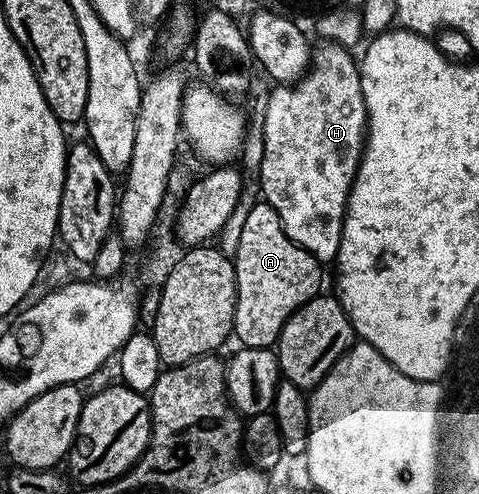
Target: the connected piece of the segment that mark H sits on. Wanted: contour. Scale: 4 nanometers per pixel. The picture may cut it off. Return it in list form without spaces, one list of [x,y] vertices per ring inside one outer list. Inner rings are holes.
[[[320,42],[311,52],[310,66],[290,85],[270,88],[265,112],[264,156],[259,185],[262,198],[281,217],[281,225],[298,247],[306,249],[320,265],[334,260],[339,253],[347,194],[355,180],[363,144],[367,138],[367,106],[361,89],[359,63],[348,48],[333,42]]]

